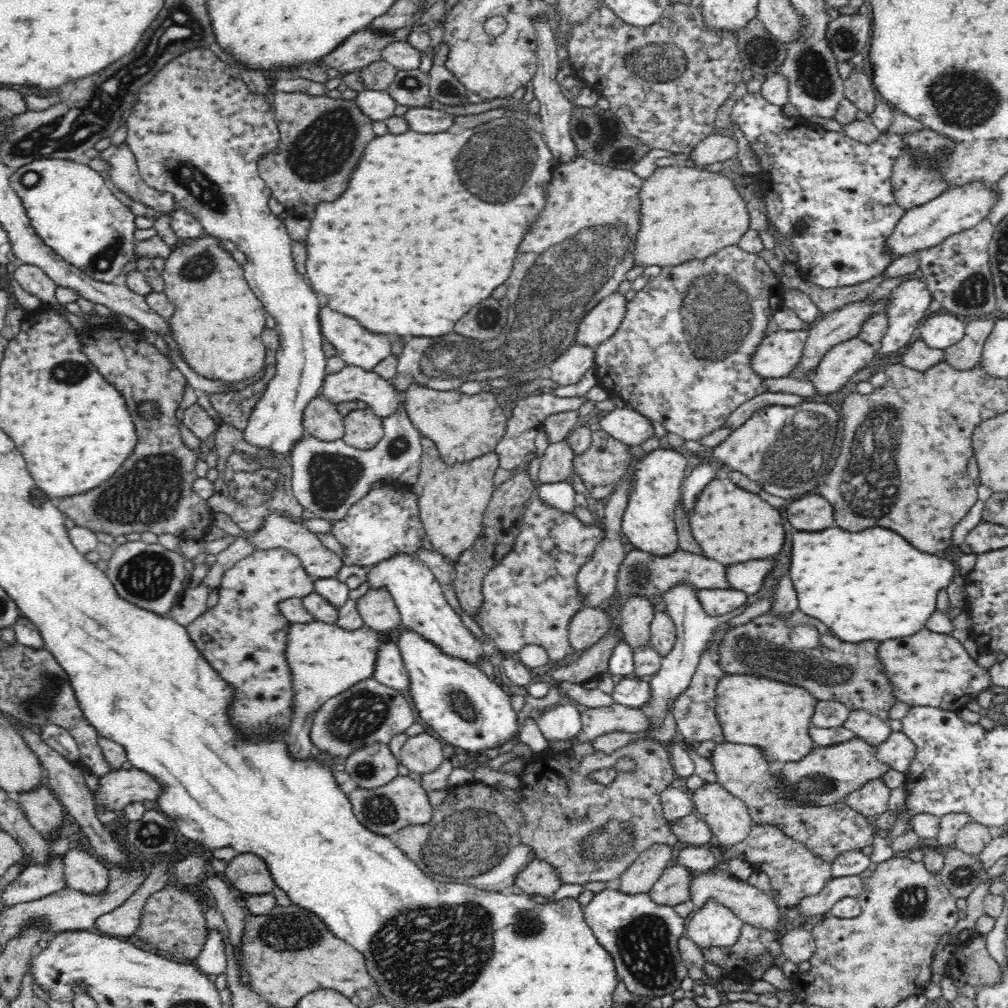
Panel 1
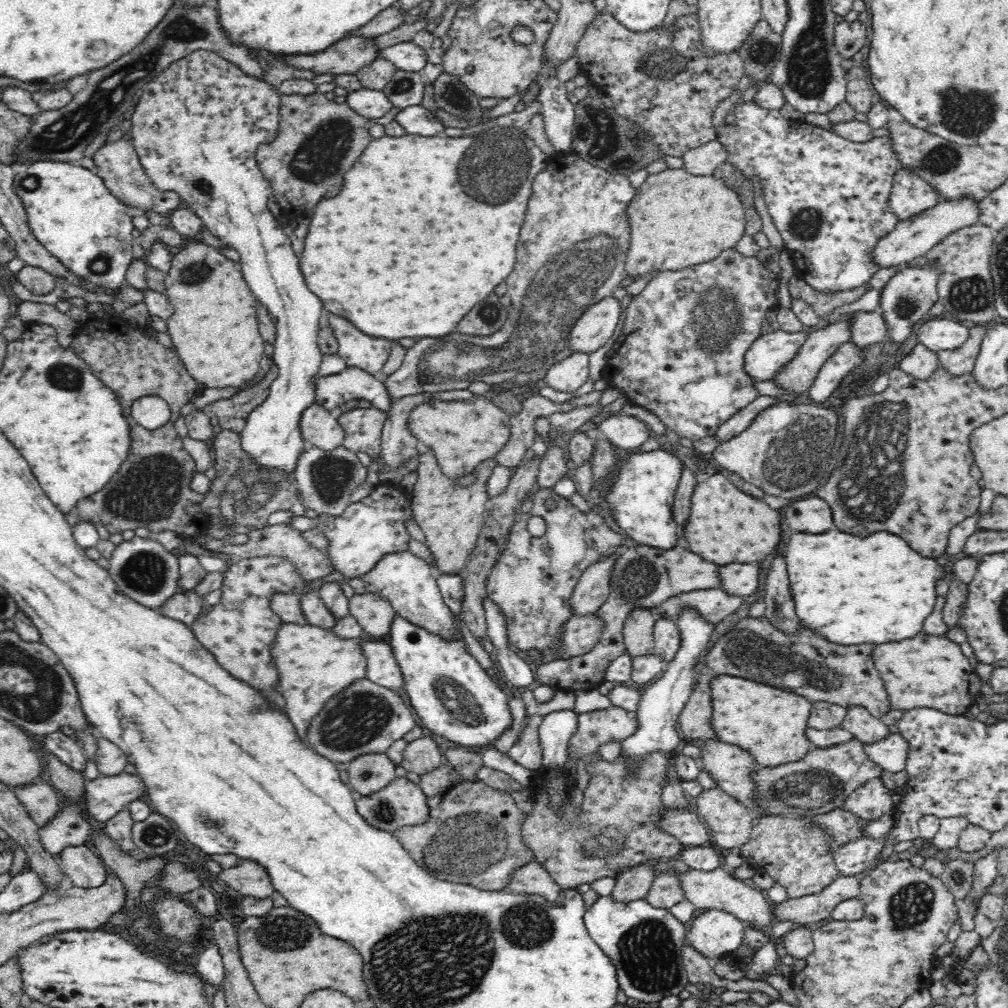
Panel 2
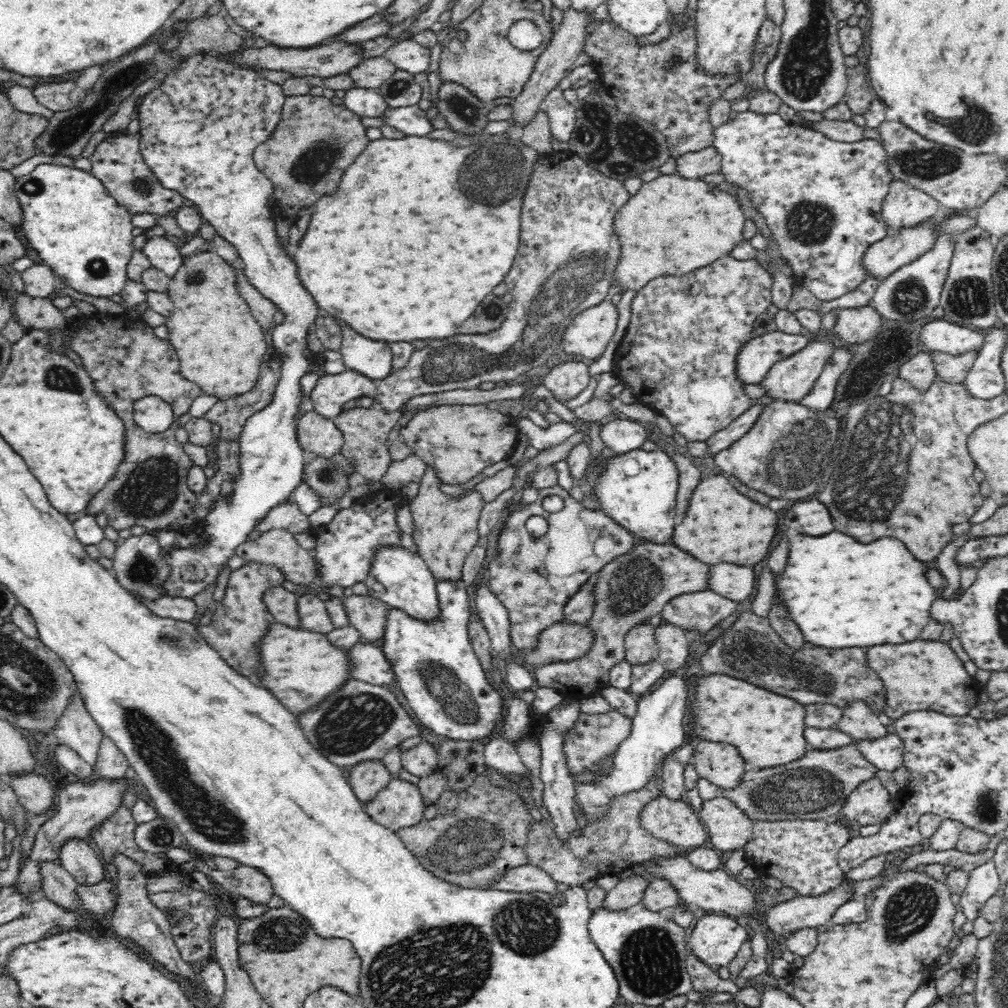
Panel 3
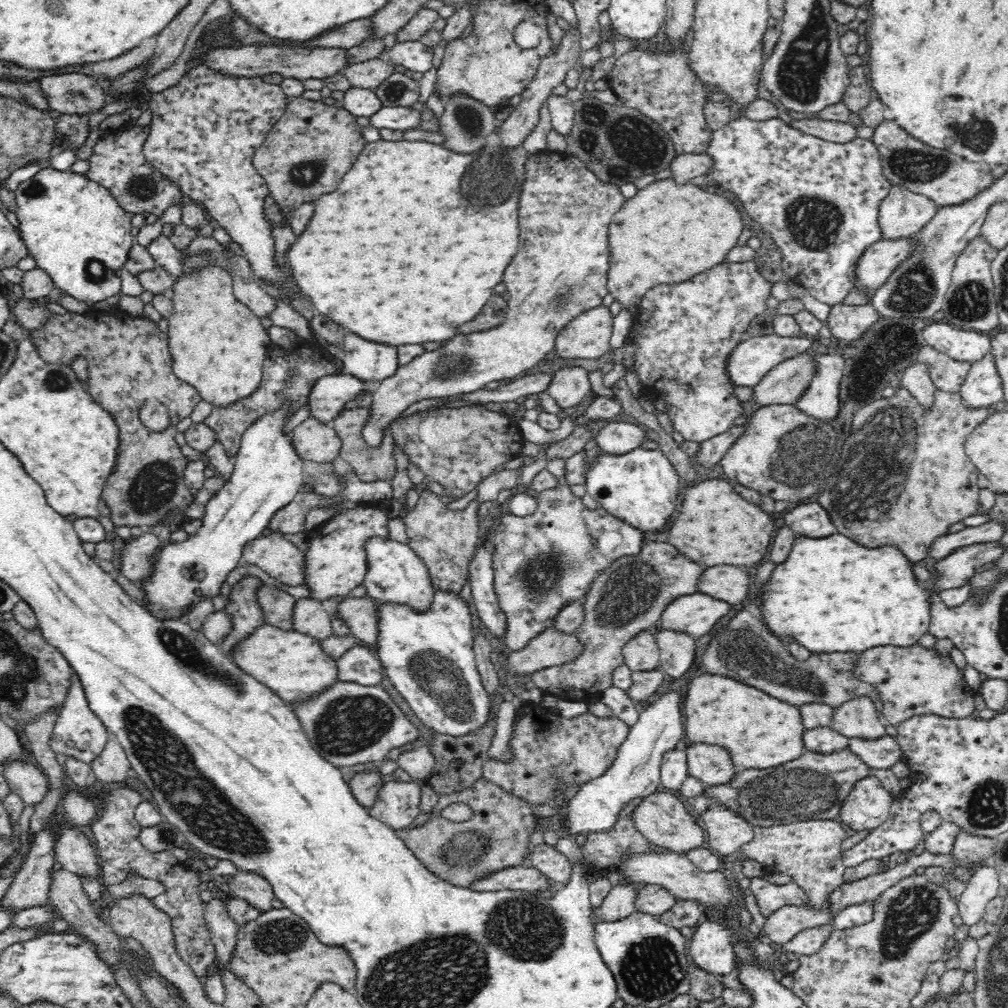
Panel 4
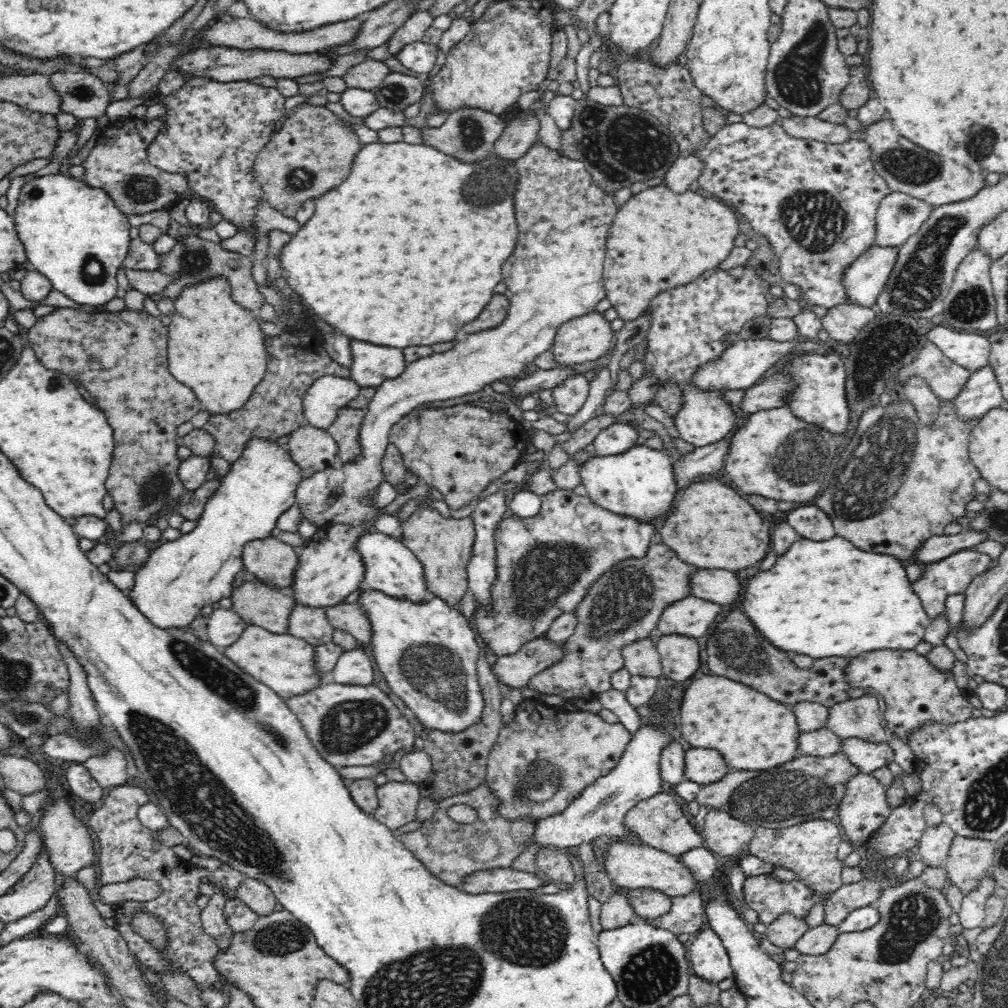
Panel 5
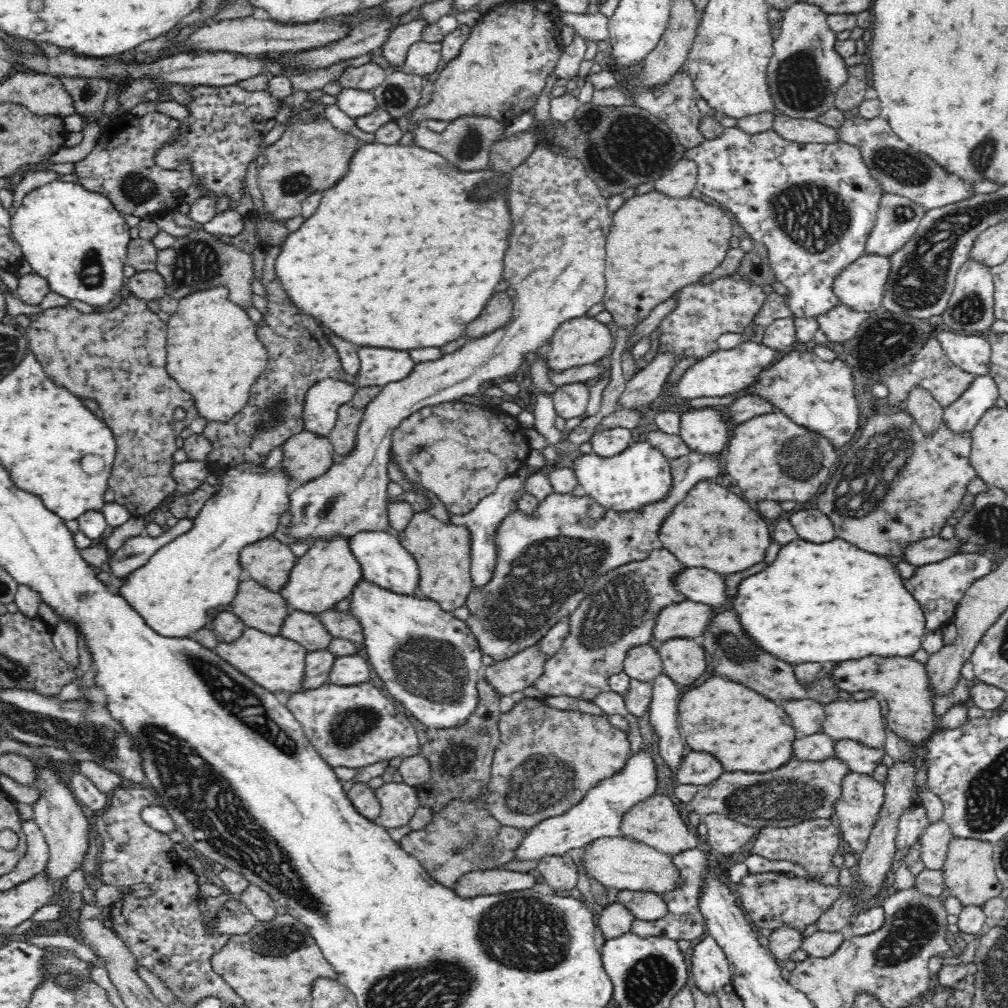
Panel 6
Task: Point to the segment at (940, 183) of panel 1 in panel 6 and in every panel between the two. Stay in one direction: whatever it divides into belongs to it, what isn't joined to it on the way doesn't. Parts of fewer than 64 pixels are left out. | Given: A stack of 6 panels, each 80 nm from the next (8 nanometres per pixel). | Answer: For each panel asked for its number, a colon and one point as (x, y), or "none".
2: (911, 194)
3: (905, 205)
4: (902, 213)
5: (900, 215)
6: (898, 218)

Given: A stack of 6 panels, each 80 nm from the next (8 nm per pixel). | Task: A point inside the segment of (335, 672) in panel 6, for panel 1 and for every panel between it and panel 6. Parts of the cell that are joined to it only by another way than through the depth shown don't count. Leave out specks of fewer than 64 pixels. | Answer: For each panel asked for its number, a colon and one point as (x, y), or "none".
1: (391, 671)
2: (383, 667)
3: (371, 665)
4: (360, 665)
5: (355, 667)

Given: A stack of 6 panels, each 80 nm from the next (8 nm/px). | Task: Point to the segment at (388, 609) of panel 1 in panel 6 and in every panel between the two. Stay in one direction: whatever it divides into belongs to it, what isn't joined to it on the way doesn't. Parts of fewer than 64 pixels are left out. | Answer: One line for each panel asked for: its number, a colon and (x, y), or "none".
2: (375, 613)
3: (368, 614)
4: (361, 614)
5: (352, 617)
6: (343, 623)

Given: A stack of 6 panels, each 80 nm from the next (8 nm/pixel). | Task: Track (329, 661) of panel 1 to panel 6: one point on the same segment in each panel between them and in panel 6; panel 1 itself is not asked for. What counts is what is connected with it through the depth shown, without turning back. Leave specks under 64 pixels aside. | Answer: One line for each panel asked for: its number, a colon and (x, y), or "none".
2: (316, 664)
3: (304, 667)
4: (294, 665)
5: (287, 664)
6: (275, 662)

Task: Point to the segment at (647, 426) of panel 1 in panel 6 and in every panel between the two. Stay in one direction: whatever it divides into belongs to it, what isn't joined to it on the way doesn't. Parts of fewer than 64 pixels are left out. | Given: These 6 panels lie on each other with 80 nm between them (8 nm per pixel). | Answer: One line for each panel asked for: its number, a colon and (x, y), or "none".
2: (626, 432)
3: (621, 435)
4: (614, 437)
5: (615, 439)
6: (607, 443)

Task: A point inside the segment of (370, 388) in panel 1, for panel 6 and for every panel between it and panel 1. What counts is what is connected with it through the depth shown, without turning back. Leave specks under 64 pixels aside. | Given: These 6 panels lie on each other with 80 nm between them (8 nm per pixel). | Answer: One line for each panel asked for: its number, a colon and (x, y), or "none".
2: (353, 383)
3: (329, 394)
4: (328, 395)
5: (328, 394)
6: (322, 401)

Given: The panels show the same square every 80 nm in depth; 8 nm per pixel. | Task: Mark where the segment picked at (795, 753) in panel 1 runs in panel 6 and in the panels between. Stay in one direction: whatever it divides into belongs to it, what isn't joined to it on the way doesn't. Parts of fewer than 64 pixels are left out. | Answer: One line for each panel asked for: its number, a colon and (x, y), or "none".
2: (773, 721)
3: (767, 728)
4: (763, 732)
5: (754, 733)
6: (747, 732)

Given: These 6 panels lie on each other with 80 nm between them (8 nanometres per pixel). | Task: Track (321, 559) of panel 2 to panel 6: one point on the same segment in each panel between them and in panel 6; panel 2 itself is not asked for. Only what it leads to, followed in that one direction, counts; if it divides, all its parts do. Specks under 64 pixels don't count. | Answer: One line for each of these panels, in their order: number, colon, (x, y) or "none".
3: (278, 546)
4: (279, 557)
5: (273, 560)
6: (269, 561)

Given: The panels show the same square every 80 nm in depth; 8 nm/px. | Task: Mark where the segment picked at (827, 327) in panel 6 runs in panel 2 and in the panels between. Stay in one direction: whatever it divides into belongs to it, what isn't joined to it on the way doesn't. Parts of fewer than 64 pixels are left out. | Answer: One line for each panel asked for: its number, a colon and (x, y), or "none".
2: (869, 327)
3: (859, 325)
4: (848, 323)
5: (843, 322)

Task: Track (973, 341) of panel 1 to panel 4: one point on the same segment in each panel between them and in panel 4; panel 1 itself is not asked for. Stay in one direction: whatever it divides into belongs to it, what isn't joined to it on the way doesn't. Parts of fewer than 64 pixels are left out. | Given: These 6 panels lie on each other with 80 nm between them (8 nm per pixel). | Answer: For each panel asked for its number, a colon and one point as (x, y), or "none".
2: (962, 359)
3: (954, 368)
4: (947, 373)

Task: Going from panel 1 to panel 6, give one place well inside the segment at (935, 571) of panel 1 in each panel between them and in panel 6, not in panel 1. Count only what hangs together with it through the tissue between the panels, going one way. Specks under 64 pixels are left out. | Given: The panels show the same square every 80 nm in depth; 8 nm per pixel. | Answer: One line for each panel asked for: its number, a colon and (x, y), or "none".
2: (876, 589)
3: (843, 593)
4: (835, 595)
5: (829, 598)
6: (818, 602)

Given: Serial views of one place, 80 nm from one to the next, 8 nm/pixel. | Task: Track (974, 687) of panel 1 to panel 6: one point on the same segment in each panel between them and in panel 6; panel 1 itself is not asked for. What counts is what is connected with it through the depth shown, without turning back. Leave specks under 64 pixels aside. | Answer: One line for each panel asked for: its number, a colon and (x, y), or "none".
2: (928, 671)
3: (918, 675)
4: (913, 680)
5: (914, 691)
6: (908, 696)

